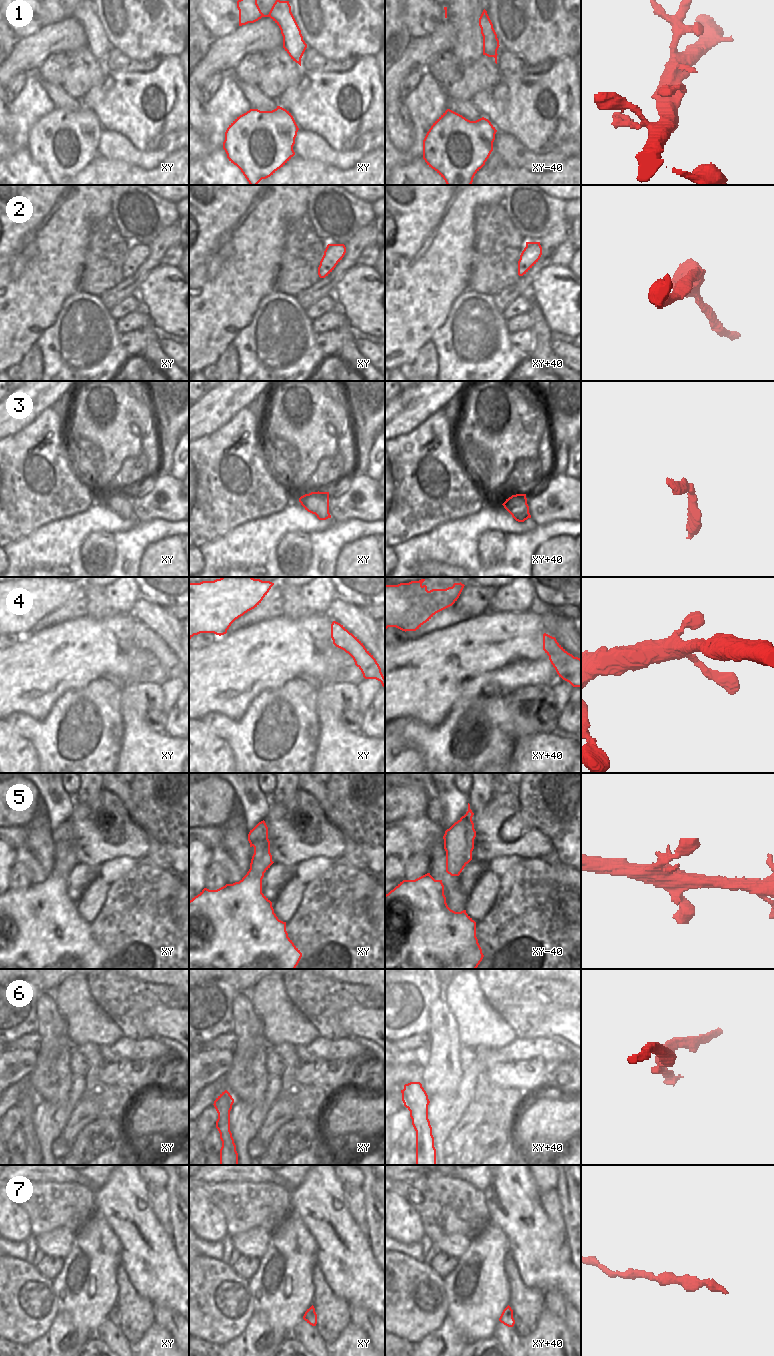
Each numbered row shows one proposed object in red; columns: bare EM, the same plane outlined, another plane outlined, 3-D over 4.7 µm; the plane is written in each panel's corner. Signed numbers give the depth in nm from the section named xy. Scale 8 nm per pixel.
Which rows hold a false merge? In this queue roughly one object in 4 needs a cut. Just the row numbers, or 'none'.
3, 6

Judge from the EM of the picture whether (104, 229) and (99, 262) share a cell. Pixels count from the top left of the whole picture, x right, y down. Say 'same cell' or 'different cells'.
same cell

